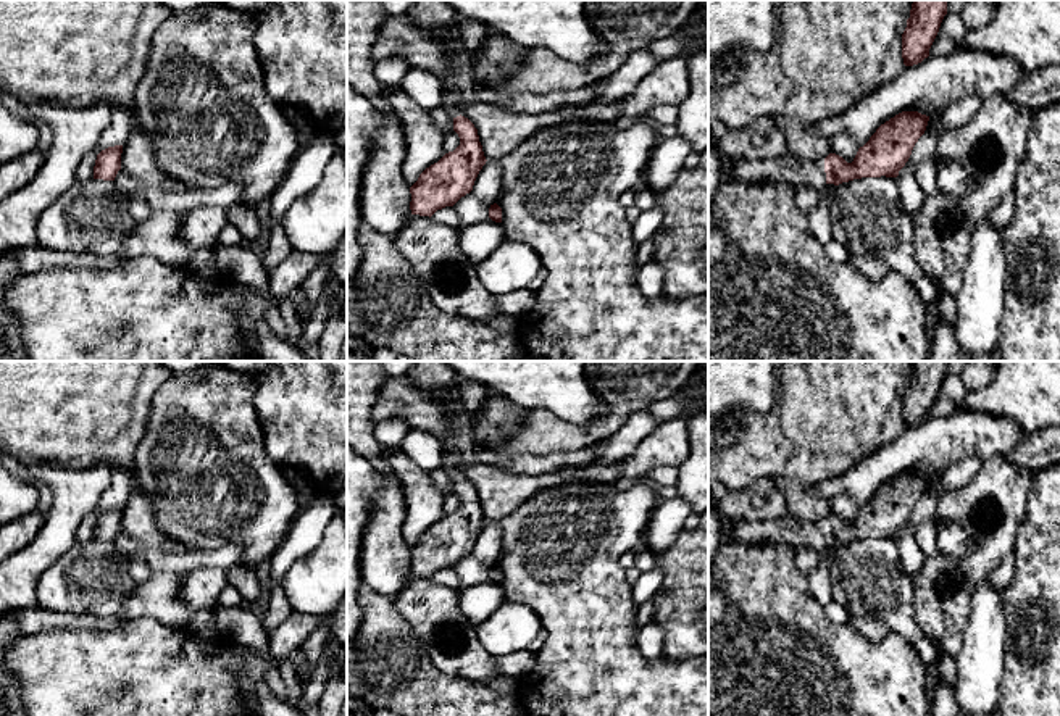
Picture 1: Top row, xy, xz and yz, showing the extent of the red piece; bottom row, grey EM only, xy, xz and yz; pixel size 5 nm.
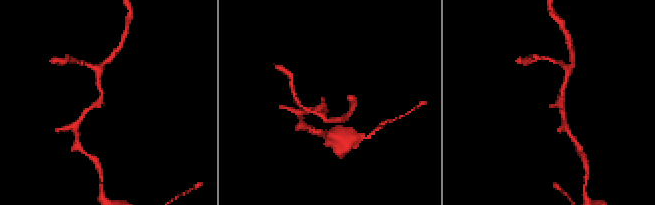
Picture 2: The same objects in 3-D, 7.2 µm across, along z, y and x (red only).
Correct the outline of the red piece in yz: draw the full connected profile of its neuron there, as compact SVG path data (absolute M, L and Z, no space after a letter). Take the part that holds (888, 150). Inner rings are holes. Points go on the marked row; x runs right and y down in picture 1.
M902 111L881 124L858 148L852 163L829 153L824 160L802 160L791 153L766 160L739 160L723 182L762 182L808 185L826 194L826 185L839 185L862 177L897 177L908 161L929 116Z

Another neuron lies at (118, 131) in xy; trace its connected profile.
M118 103L111 105L111 123L100 134L95 147L82 158L77 168L76 182L82 184L94 179L94 166L97 155L108 147L124 145L129 139L129 132L131 132L129 114L121 105Z

